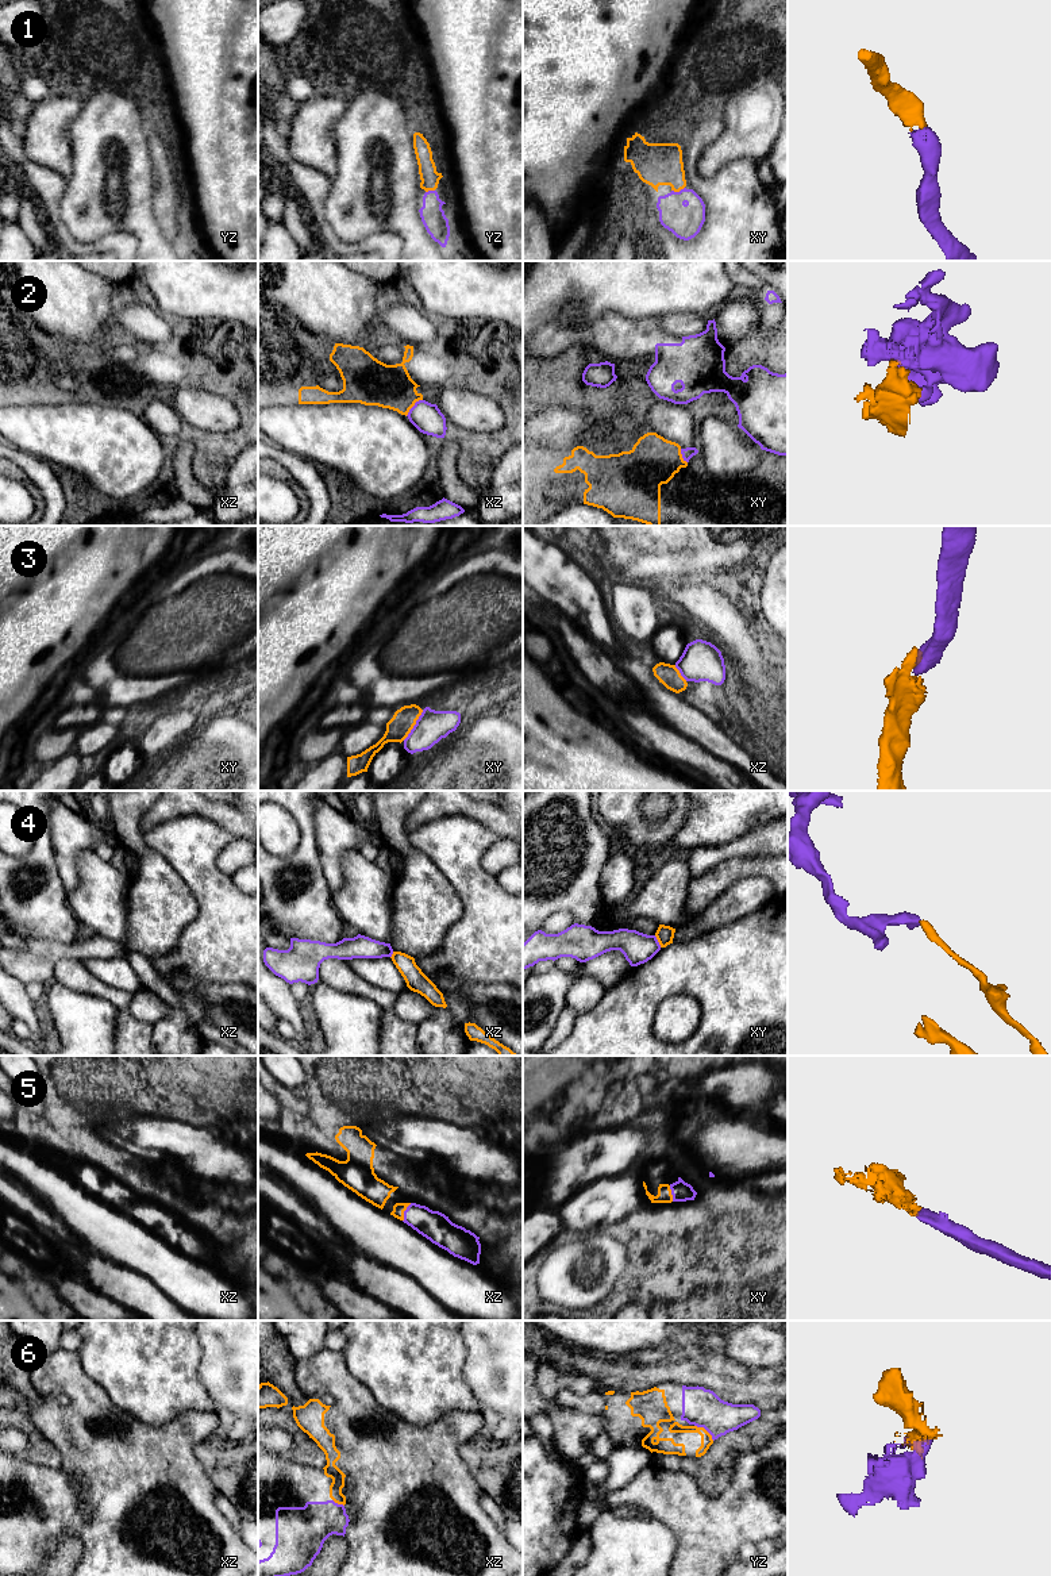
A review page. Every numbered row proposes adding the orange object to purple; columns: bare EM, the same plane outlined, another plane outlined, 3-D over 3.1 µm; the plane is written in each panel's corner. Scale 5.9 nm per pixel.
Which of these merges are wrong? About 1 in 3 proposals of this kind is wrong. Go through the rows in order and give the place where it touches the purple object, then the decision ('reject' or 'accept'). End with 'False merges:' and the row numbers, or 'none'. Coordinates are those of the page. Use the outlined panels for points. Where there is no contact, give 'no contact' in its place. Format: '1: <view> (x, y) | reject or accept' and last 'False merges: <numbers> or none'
1: xy (677, 192) | accept
2: xz (414, 406) | reject
3: xy (415, 725) | accept
4: xy (657, 941) | reject
5: xz (404, 1213) | accept
6: yz (705, 1429) | accept
False merges: 2, 4

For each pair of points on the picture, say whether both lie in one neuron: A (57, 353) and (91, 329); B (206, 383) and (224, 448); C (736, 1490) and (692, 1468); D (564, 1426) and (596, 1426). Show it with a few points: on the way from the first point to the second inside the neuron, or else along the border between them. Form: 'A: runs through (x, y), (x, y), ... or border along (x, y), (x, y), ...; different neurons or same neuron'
A: border along (43, 329), (70, 342), (97, 348); different neurons
B: runs through (226, 385), (243, 403), (243, 427); same neuron
C: border along (738, 1456), (730, 1484), (718, 1496), (705, 1496); different neurons
D: runs through (572, 1426), (588, 1426); same neuron

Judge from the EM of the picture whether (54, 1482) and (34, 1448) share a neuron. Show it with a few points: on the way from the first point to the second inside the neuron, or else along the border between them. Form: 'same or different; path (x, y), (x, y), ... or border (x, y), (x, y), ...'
different; border (19, 1457), (35, 1463)

